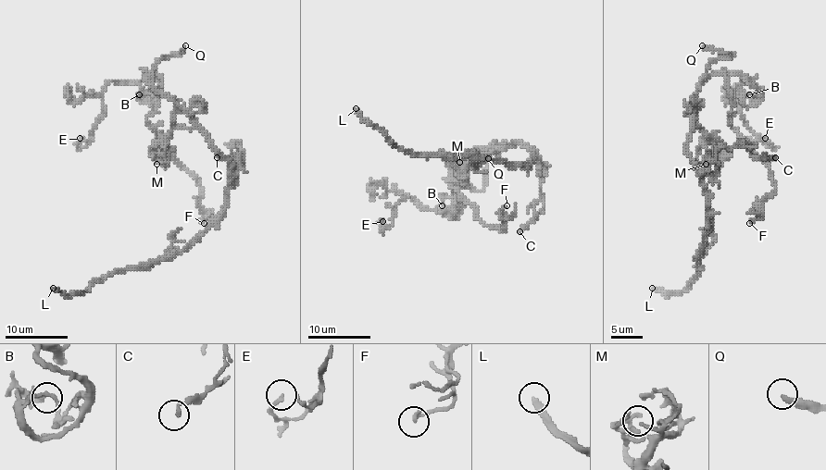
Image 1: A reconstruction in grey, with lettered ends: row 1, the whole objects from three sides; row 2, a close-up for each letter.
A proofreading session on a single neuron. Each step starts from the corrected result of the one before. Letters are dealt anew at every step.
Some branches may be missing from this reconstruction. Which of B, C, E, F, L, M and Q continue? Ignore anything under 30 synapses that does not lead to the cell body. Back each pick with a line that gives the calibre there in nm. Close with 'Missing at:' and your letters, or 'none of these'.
L: calibre 280 nm
Q: calibre 240 nm
Missing at: L, Q

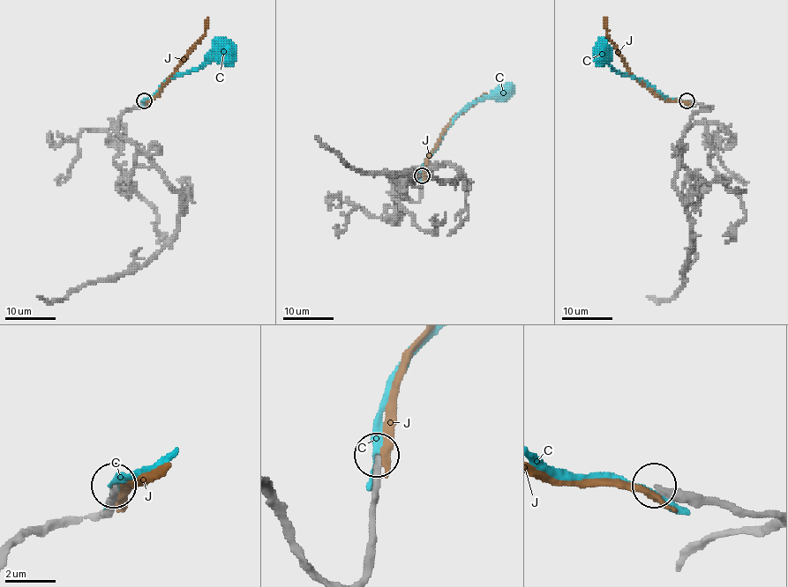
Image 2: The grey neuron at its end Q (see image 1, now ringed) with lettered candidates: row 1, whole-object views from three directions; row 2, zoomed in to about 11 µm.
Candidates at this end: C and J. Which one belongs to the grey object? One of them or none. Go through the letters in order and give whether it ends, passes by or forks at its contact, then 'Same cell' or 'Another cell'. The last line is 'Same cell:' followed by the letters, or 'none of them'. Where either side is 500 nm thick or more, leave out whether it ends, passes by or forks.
C: It ends there. Another cell
J: It ends there. Another cell
Same cell: none of them

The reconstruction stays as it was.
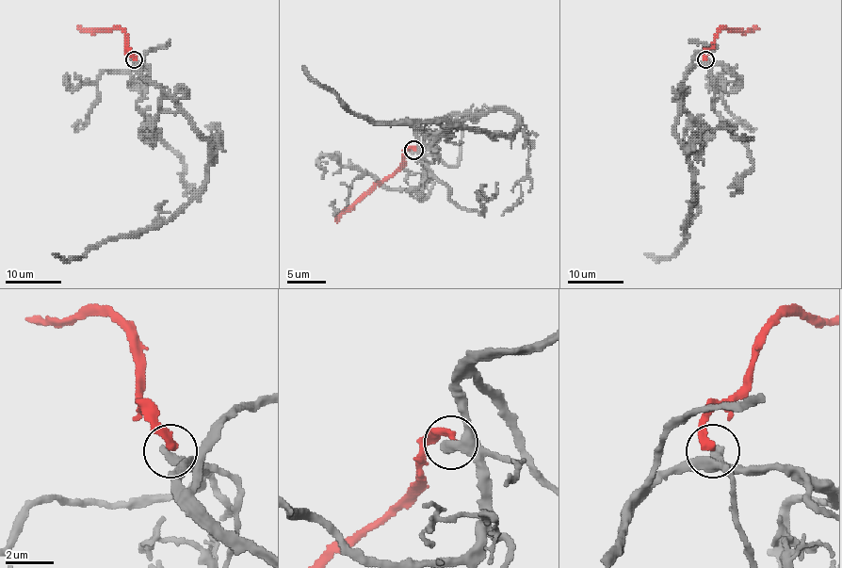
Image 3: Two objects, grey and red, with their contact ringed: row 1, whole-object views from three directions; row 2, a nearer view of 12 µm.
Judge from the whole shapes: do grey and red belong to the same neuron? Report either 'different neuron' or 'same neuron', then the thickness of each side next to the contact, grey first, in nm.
different neuron; calibres 480 and 280 nm

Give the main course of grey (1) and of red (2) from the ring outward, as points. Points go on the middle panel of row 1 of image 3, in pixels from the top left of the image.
1: (413, 150), (423, 123), (490, 109), (507, 109), (517, 120), (510, 135), (440, 121), (371, 121), (302, 66)
2: (413, 150), (410, 148), (402, 163), (356, 200), (337, 222)

